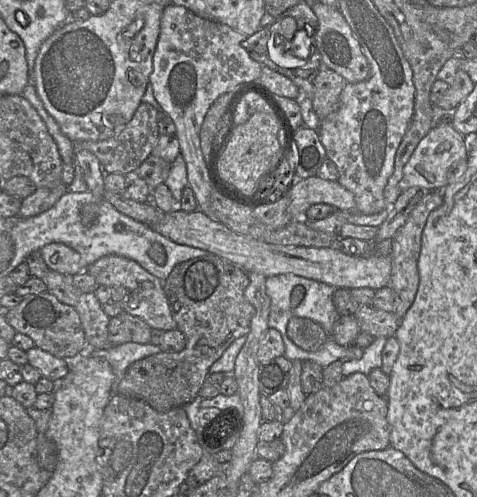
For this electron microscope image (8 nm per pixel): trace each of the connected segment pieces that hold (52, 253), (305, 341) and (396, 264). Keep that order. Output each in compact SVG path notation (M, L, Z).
M49 243L40 249L41 256L49 270L66 276L73 276L84 269L78 252L63 243Z
M292 317L287 325L288 337L303 350L318 351L327 339L323 328L311 319Z
M430 191L414 207L405 224L398 229L392 238L391 276L389 286L398 295L398 305L394 312L401 321L413 304L419 285L418 259L420 256L422 232L429 214L443 203L442 191Z

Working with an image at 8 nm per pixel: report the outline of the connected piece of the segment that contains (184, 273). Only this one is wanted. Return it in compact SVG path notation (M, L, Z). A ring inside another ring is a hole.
M210 252L177 264L163 282L163 289L172 317L176 322L176 329L184 334L186 345L181 351L160 350L132 363L118 385L118 393L142 400L159 412L184 408L191 403L198 396L211 365L222 356L235 339L246 336L250 330L255 309L245 299L244 292L248 284L247 272L236 264Z

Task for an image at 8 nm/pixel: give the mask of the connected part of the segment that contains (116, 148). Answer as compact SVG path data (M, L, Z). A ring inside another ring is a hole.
M141 102L132 119L117 135L101 141L73 142L73 152L88 150L99 160L105 173L120 173L125 175L136 171L145 159L152 153L160 136L158 128L158 109L151 104Z

